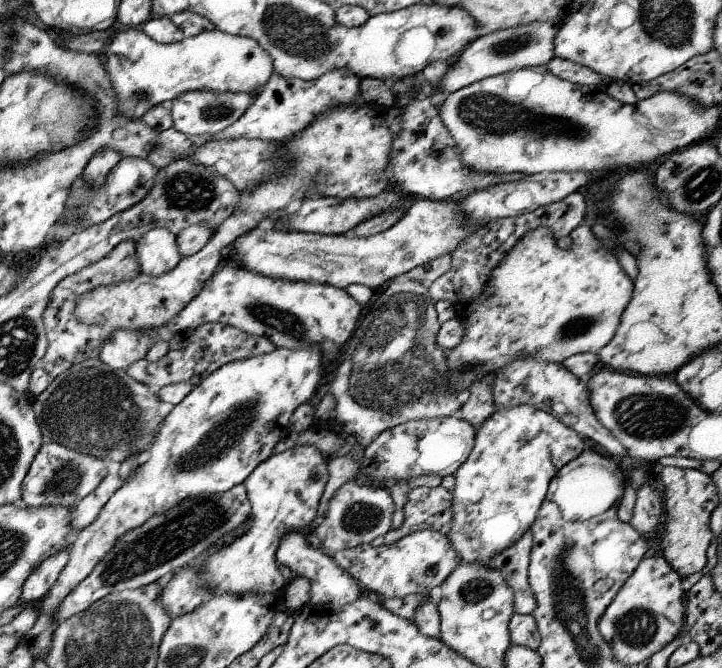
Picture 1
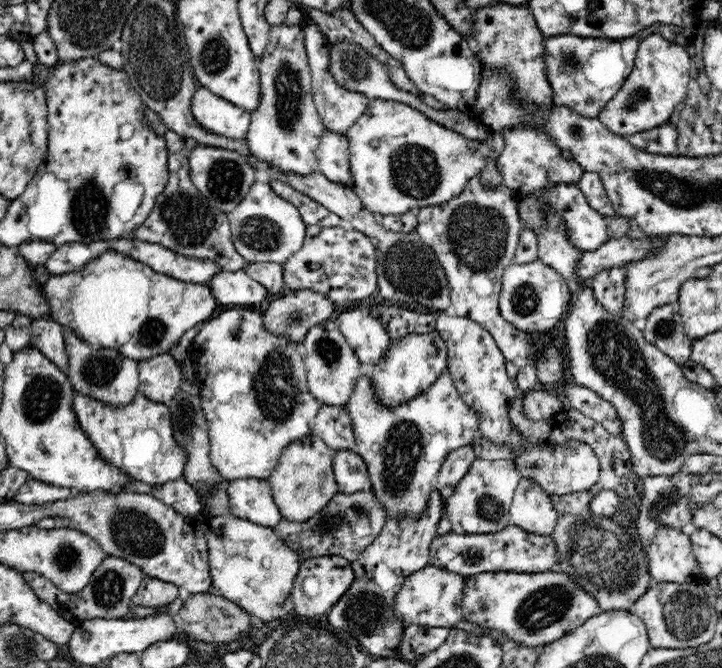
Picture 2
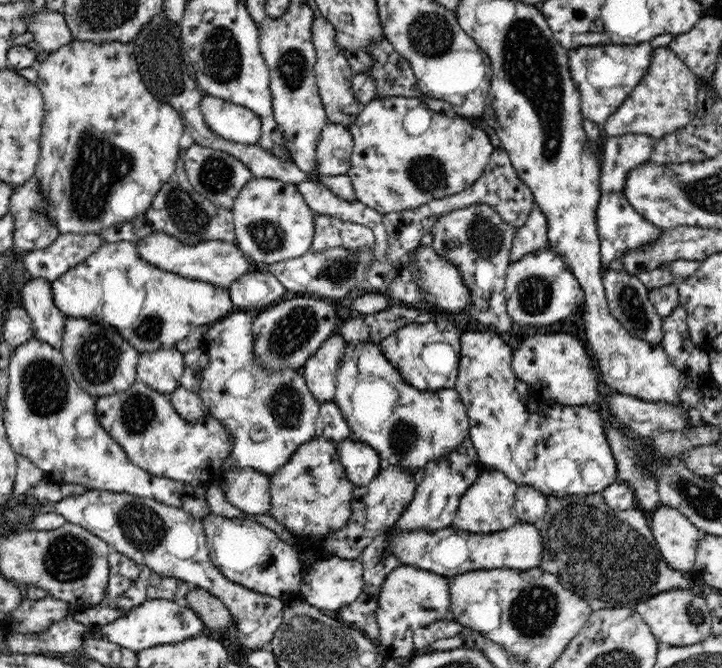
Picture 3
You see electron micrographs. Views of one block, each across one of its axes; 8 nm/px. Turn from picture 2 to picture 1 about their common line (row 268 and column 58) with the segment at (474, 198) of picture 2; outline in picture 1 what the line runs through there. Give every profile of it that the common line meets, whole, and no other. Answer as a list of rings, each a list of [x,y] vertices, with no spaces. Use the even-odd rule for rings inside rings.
[[[43,443],[31,461],[20,486],[20,503],[27,507],[73,507],[93,492],[107,474],[107,461],[68,449],[60,443]]]

